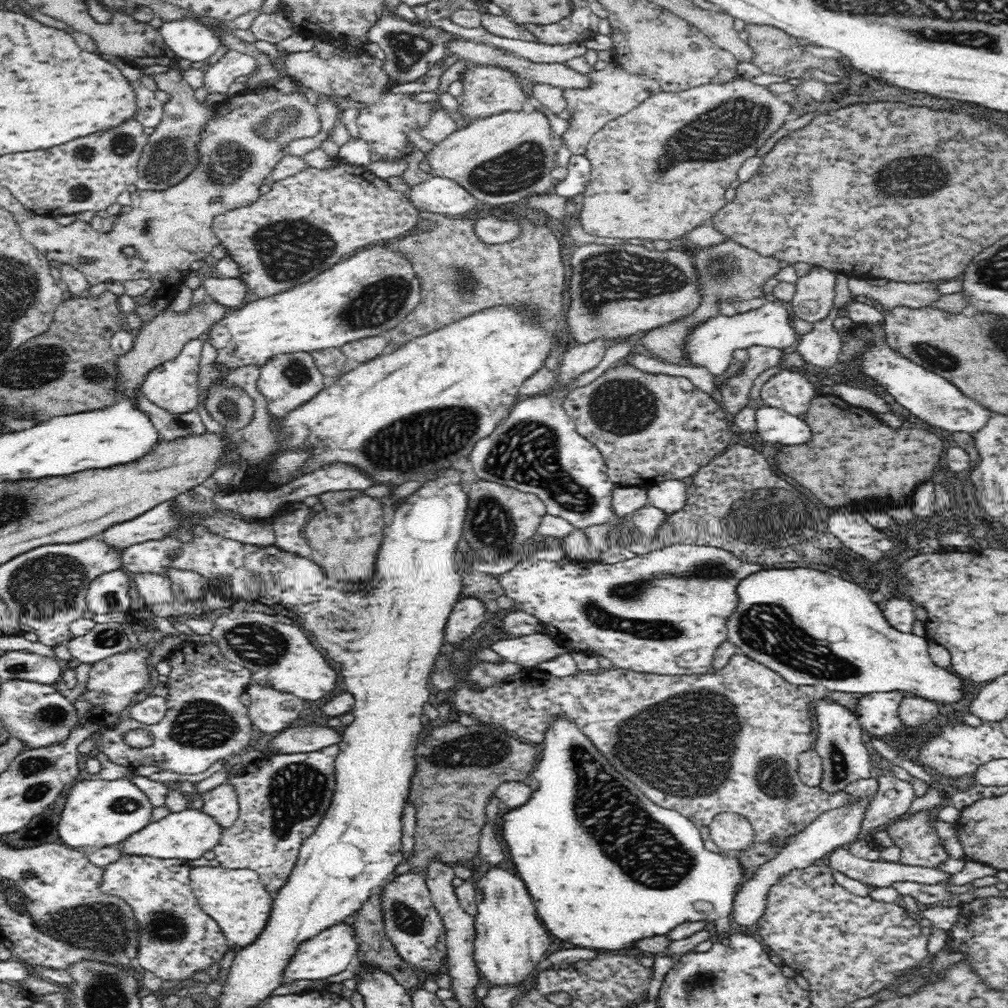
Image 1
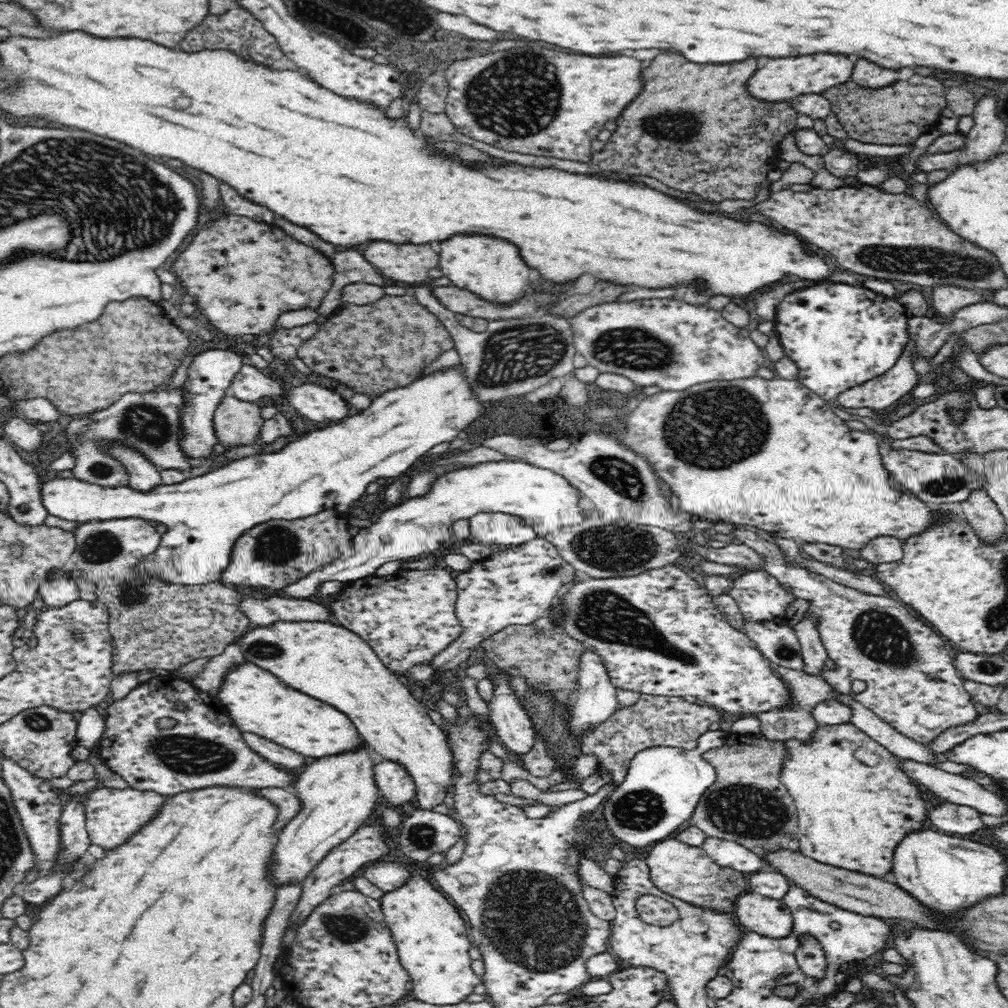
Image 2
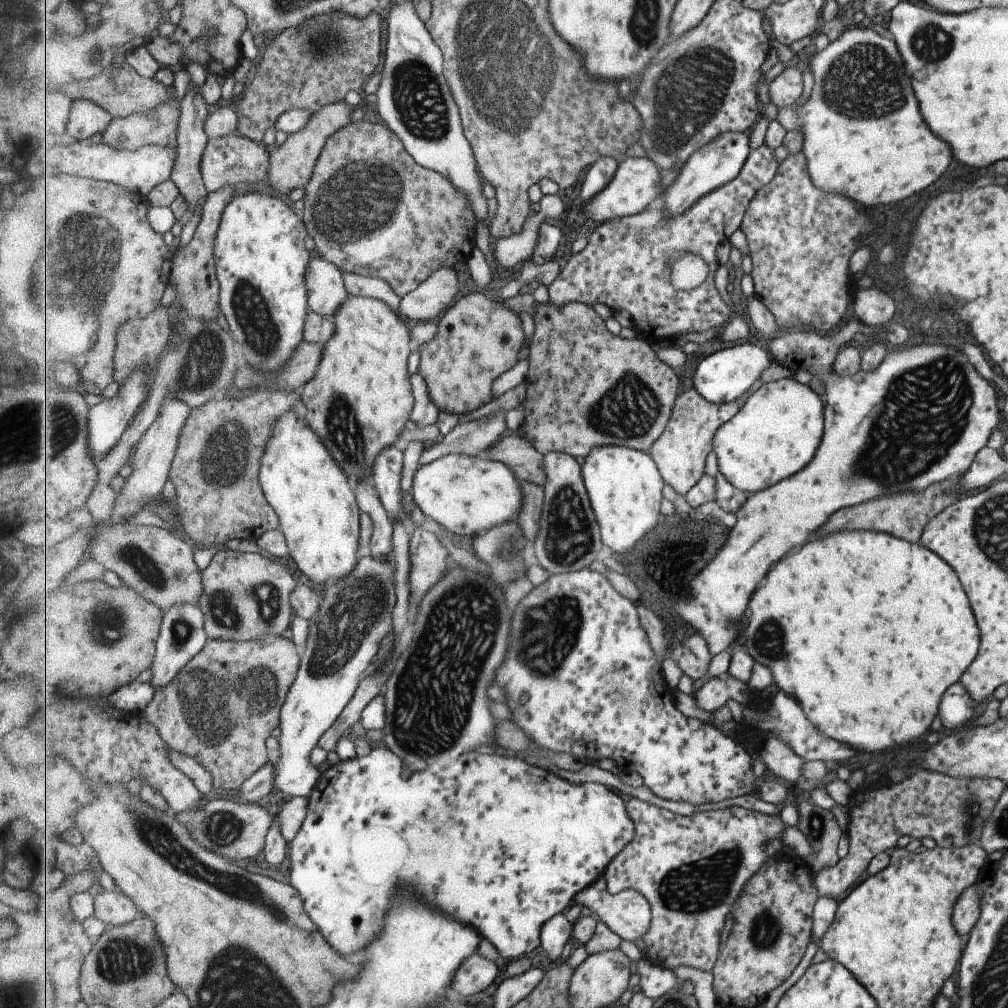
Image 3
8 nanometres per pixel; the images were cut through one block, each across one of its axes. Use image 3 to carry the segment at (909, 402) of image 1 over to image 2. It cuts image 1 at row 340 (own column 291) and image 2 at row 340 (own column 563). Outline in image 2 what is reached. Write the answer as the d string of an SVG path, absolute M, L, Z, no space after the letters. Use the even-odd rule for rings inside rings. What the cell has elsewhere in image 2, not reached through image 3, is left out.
M815 283L786 295L775 310L774 330L785 356L798 366L800 384L824 401L838 400L840 394L887 373L912 341L908 324L914 316L895 299L886 298L861 286L844 283Z

